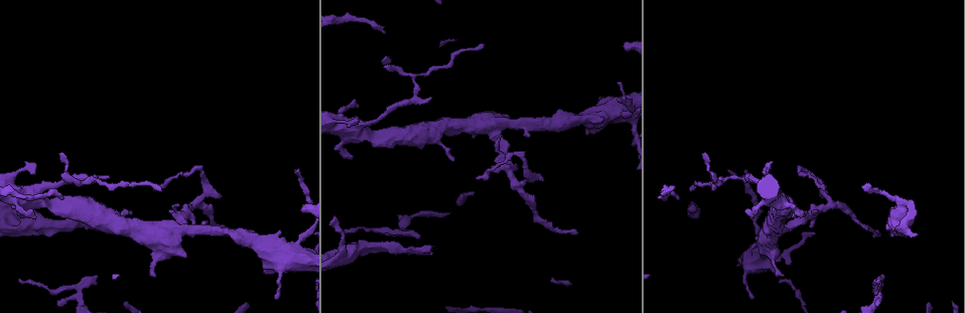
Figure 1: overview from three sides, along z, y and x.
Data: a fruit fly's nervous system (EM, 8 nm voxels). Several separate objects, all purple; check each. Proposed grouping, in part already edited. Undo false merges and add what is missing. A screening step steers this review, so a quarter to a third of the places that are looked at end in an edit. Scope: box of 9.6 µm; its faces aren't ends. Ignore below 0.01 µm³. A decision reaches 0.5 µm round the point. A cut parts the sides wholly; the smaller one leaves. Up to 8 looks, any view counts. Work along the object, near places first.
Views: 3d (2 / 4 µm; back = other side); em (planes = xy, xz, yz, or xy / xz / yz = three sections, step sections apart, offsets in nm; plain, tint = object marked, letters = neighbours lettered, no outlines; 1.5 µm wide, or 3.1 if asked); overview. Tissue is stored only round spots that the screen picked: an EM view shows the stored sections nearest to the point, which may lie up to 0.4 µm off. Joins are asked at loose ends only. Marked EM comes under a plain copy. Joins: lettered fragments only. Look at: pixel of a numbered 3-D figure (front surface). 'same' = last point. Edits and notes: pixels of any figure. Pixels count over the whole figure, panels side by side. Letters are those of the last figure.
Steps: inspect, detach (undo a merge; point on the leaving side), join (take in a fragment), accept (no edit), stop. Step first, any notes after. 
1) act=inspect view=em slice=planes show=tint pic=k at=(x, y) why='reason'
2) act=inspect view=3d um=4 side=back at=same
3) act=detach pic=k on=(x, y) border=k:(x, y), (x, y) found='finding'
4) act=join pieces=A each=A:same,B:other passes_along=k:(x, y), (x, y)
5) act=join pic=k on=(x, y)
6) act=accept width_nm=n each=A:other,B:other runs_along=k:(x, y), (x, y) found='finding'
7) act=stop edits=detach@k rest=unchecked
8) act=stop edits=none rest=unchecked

act=inspect view=3d um=4 pic=1 at=(433, 253) why='an open end'

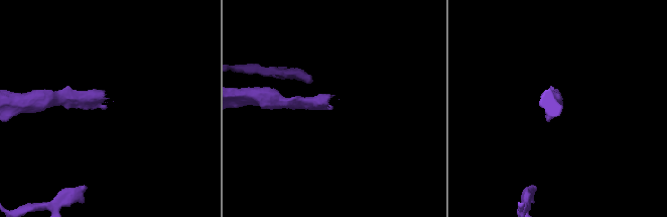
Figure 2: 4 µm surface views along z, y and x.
act=inspect view=em slice=xy step=8 show=letters pic=2 at=(330, 109)

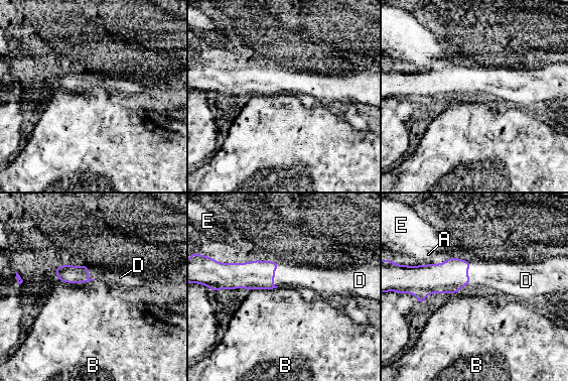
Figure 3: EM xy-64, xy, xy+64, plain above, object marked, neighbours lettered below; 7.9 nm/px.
act=join pieces=D each=A:other,B:other,D:same,E:other passes_along=3:(257, 274), (274, 275), (287, 274) found='the cell continues'

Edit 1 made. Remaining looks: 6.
act=inspect view=3d um=4 side=back pic=1 at=(353, 156) why='an open end'

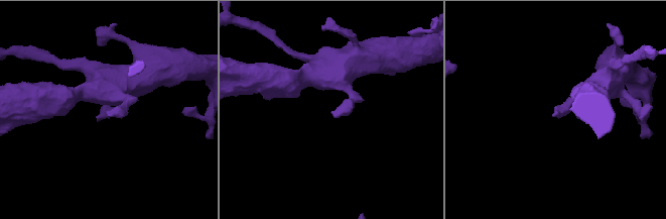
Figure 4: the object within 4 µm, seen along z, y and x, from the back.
act=inspect view=em slice=planes show=letters pic=4 at=(560, 113) why='now the EM'

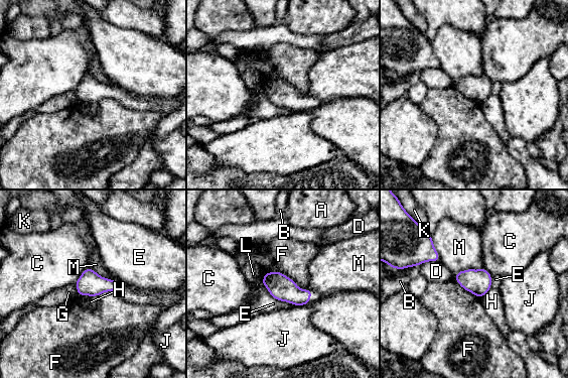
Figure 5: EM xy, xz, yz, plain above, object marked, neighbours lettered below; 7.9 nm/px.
act=accept each=A:other,B:other,C:other,D:other,E:other,F:other,G:other,H:other,J:other,K:other,L:other,M:other border=5:(263, 275), (281, 271), (307, 289) found='none of them fits'

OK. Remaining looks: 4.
act=inspect view=em slice=xz step=8 show=letters pic=1 at=(19, 280) why='tapers out'

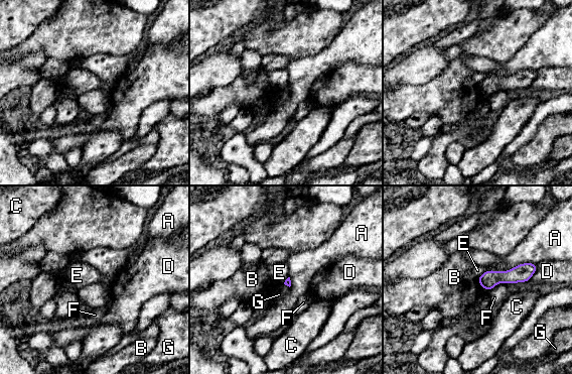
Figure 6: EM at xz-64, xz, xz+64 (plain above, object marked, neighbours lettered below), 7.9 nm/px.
act=inspect view=em slice=planes show=letters at=same why='another direction'

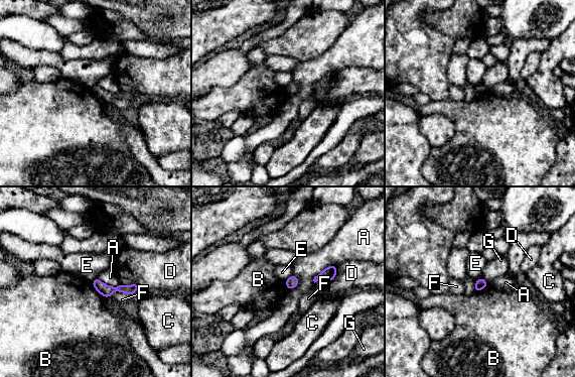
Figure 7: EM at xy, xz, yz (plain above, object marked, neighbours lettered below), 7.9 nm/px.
act=accept width_nm=90 each=A:other,B:other,C:other,D:other,E:other,F:other,G:other runs_along=7:(95, 282), (102, 288), (134, 288) found='none of them fits'

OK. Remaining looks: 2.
act=stop edits=join@3 rest=unchecked

